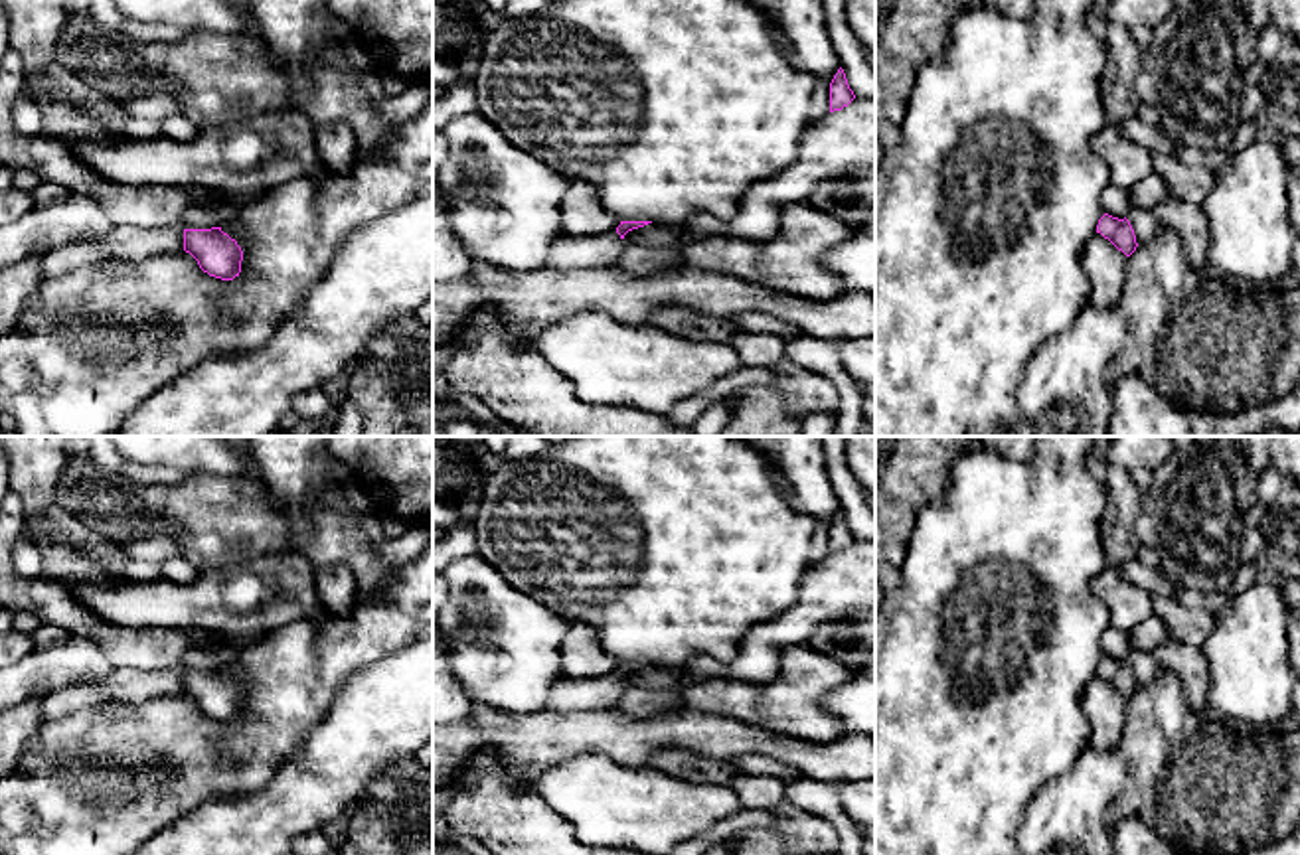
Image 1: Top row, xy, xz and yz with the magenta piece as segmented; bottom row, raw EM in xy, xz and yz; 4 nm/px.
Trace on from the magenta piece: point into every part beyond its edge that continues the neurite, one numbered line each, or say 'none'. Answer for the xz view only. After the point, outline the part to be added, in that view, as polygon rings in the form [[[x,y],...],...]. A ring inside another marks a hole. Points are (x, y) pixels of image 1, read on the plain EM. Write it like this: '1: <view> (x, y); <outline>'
1: xz (569, 696); [[[616,673],[595,679],[563,677],[551,687],[551,695],[541,709],[563,715],[579,711],[610,711],[620,701],[624,691],[626,685],[620,681]]]

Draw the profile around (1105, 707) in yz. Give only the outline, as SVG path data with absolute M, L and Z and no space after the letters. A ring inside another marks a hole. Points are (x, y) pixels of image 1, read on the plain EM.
M1100 675L1083 689L1083 711L1091 725L1091 742L1098 748L1118 750L1126 727L1126 697Z

